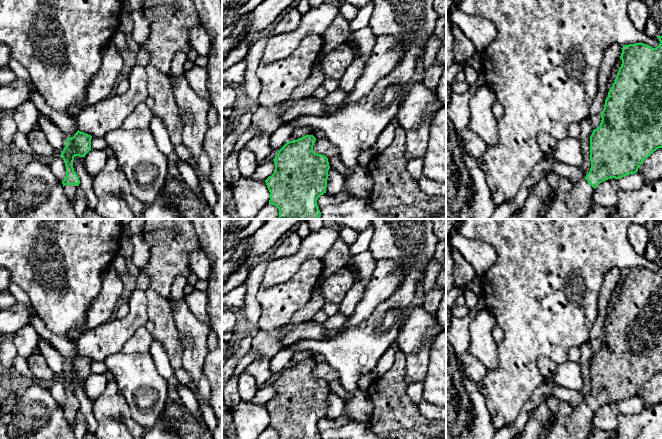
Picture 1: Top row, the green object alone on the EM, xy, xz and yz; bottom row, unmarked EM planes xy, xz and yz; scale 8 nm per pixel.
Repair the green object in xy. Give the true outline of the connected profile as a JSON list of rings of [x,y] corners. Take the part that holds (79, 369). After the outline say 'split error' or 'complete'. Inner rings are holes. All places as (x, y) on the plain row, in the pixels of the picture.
[[[78,354],[73,361],[67,362],[66,369],[61,377],[66,390],[66,400],[62,405],[63,413],[72,430],[80,408],[79,401],[73,392],[74,381],[85,381],[91,374],[91,363],[91,359]]] | split error

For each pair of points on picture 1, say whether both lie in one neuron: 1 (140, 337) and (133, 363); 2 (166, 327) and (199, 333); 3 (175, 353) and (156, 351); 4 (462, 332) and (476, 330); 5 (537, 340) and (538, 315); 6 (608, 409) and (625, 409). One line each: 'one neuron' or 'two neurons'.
1: two neurons
2: two neurons
3: two neurons
4: two neurons
5: one neuron
6: one neuron

